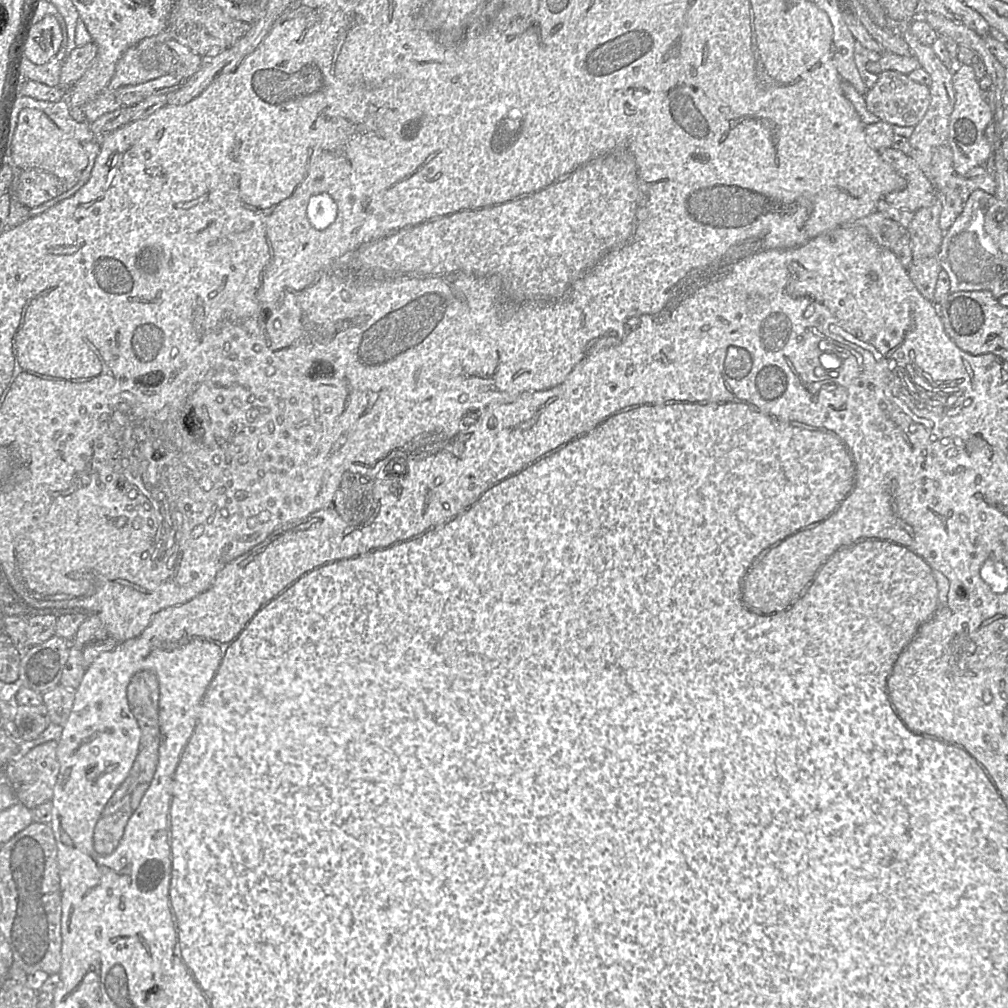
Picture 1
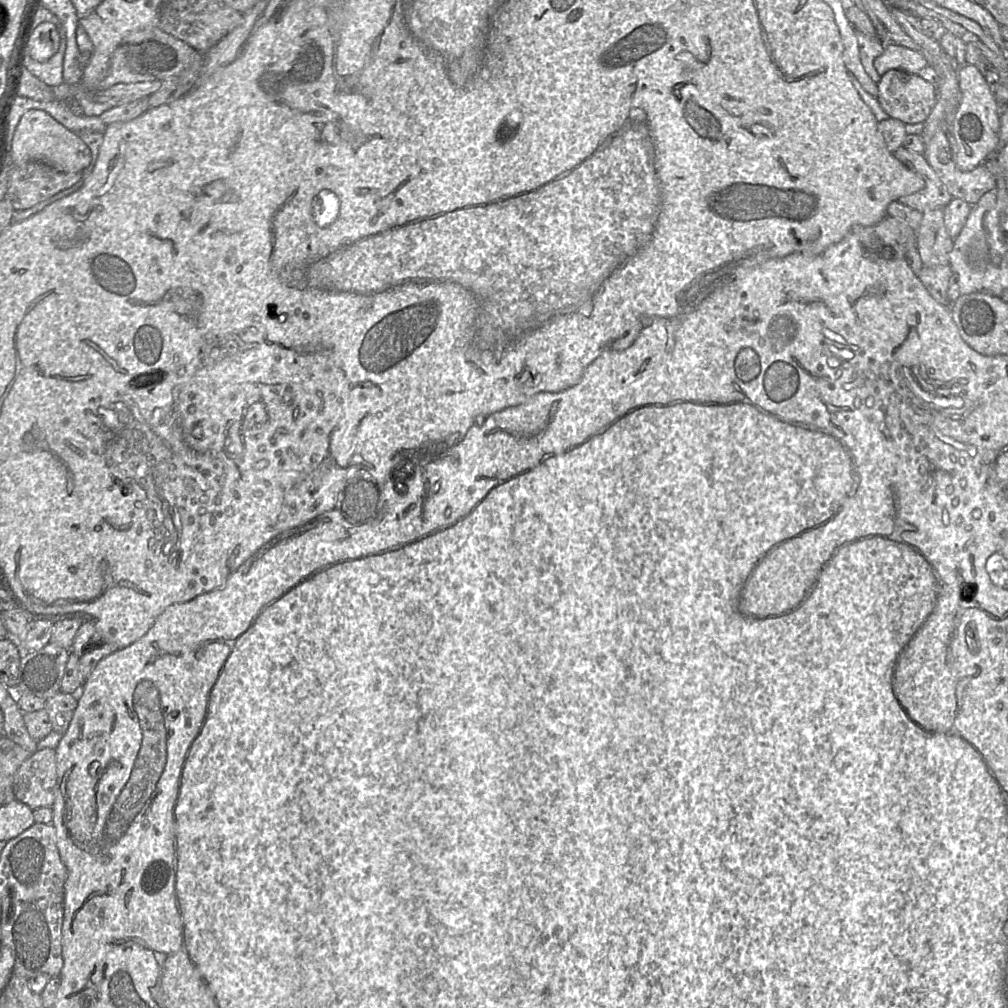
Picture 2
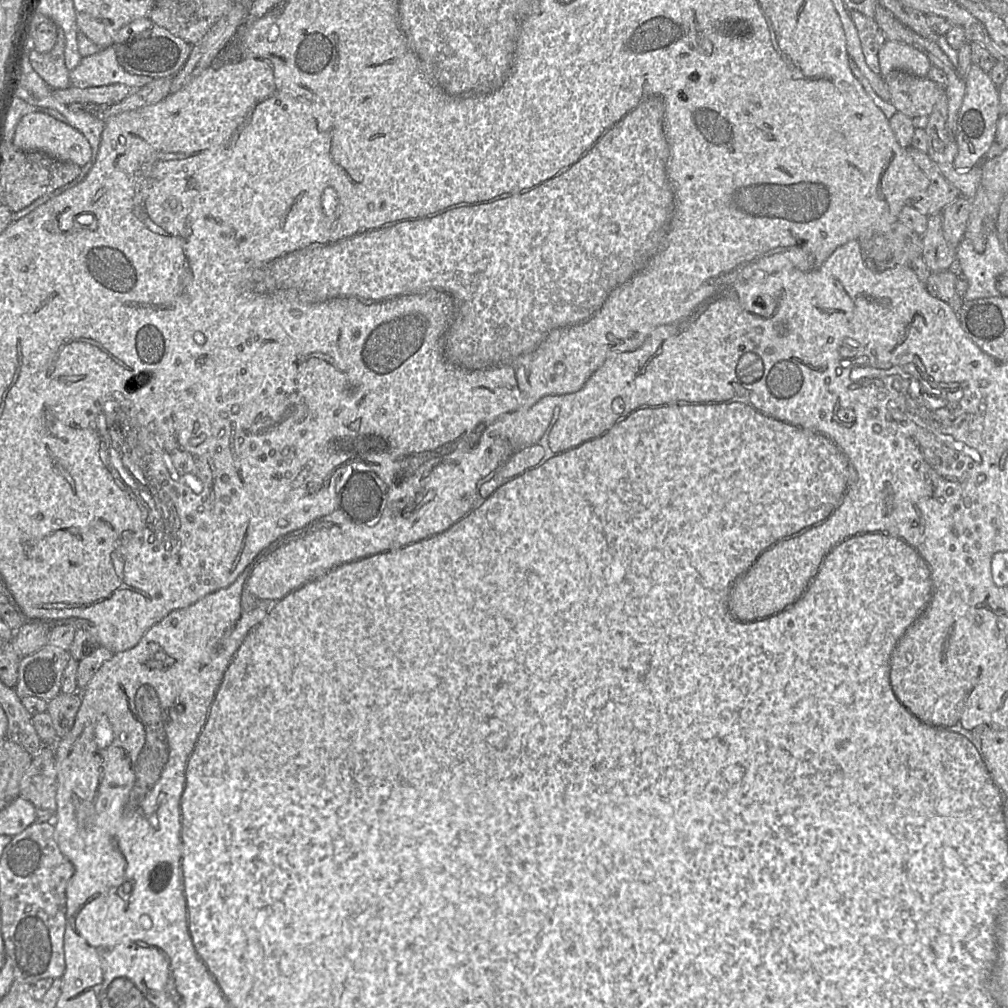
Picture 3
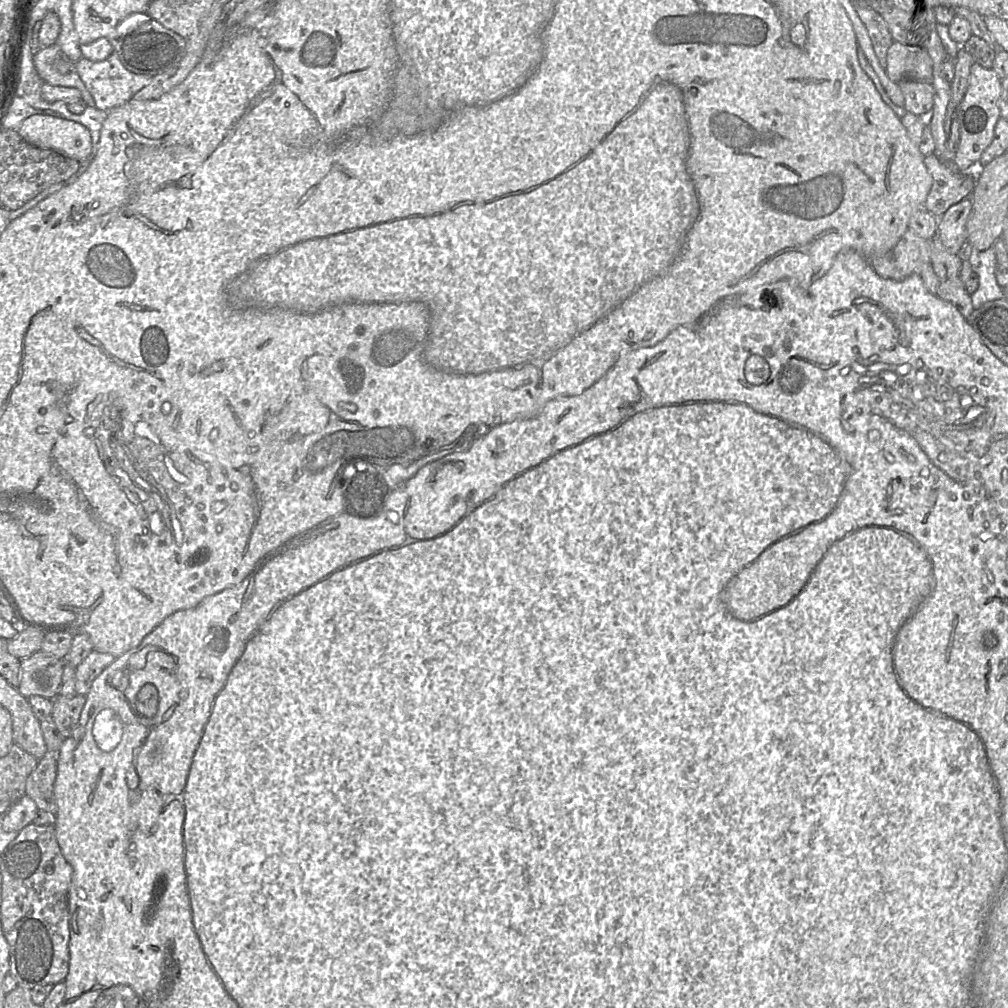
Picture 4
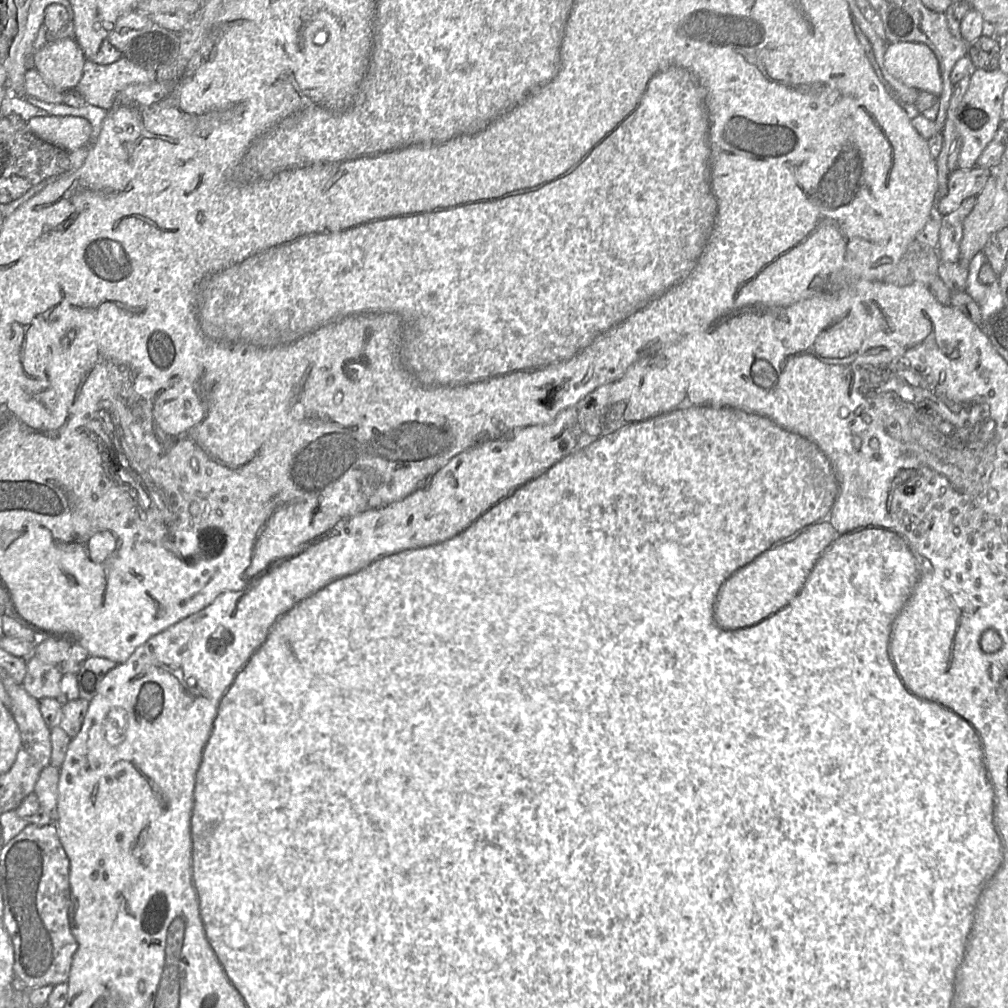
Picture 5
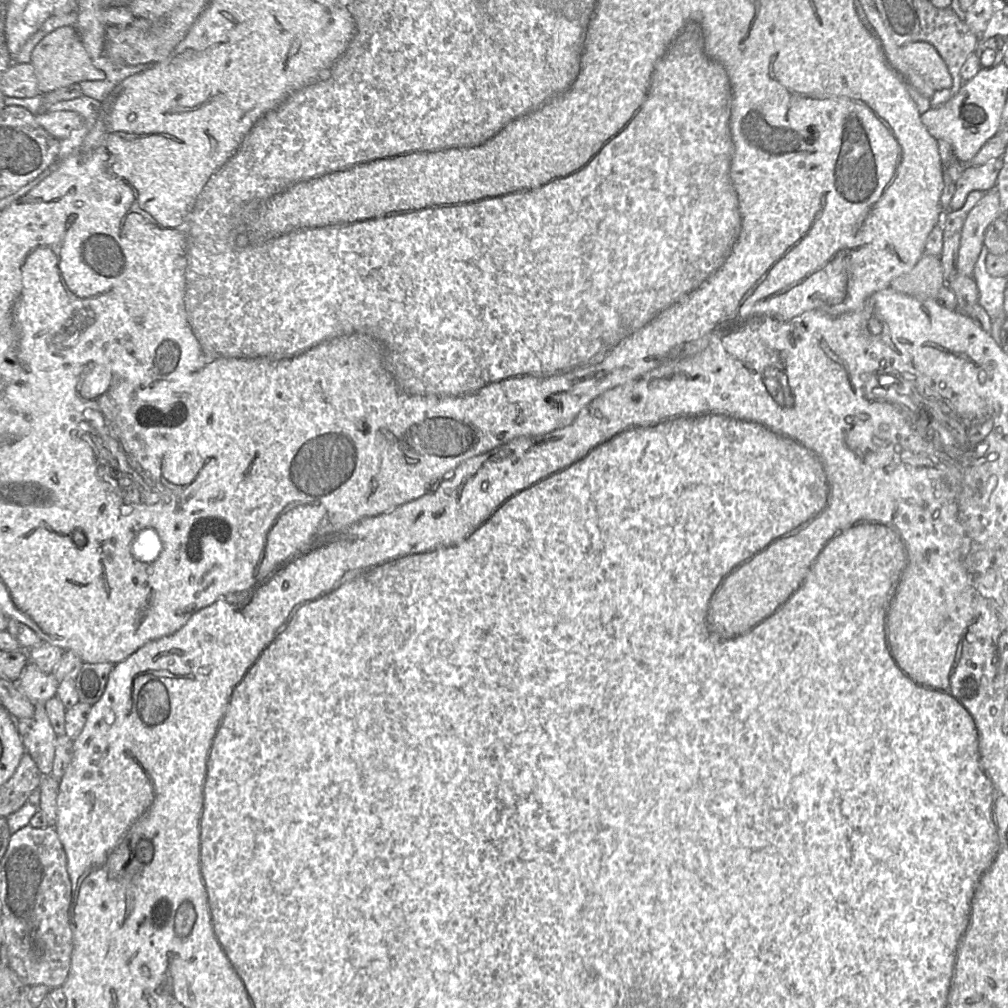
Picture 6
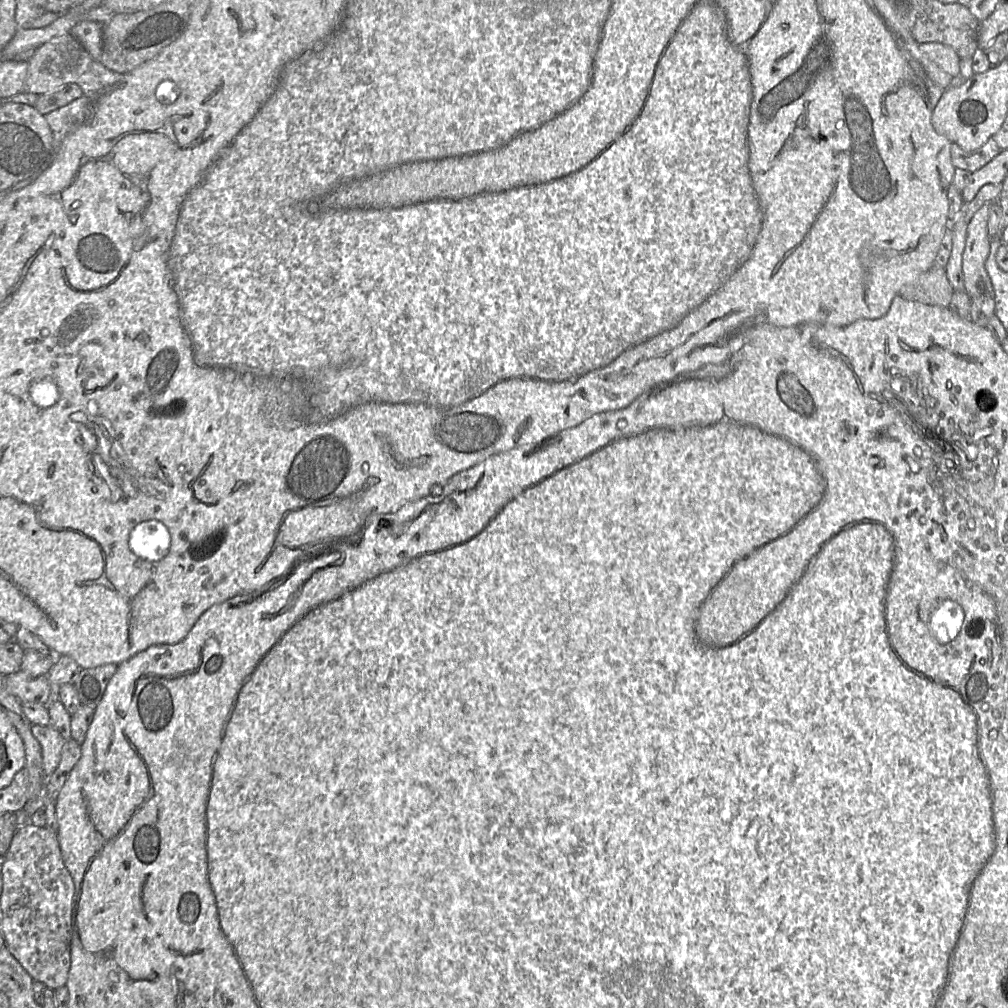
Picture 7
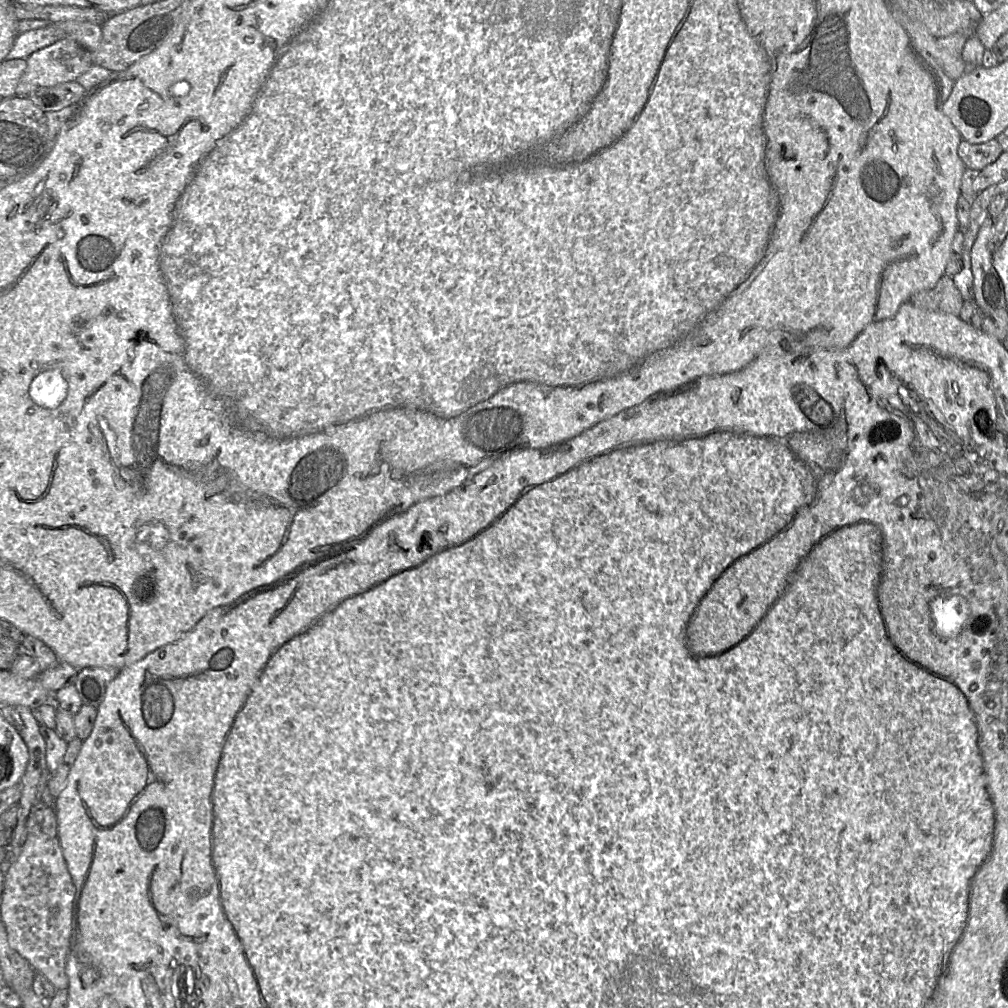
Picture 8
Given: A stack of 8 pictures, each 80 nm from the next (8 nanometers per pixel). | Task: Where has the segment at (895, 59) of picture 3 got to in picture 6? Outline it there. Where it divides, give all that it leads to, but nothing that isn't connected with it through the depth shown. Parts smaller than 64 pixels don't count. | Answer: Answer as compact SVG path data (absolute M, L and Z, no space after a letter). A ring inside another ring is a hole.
M923 41L899 47L899 54L906 65L935 92L950 88L952 76L936 48Z

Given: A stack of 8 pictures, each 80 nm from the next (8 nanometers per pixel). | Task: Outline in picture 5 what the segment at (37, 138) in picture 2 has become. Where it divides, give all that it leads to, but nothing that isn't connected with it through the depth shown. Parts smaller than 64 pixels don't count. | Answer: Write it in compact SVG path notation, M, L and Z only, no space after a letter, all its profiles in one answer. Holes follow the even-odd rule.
M77 116L32 117L29 129L38 138L67 152L90 145L91 126L88 120Z

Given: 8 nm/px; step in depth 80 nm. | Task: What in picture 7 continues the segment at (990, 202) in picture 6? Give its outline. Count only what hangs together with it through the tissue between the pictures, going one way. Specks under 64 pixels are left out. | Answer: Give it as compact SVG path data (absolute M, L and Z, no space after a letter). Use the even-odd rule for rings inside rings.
M992 203L983 205L972 217L967 228L962 256L965 292L971 299L994 299L994 289L985 263L990 253L991 239L988 221Z

